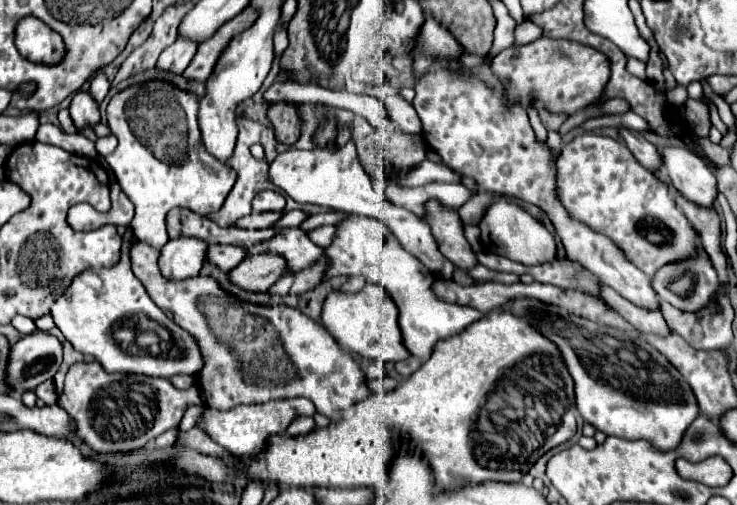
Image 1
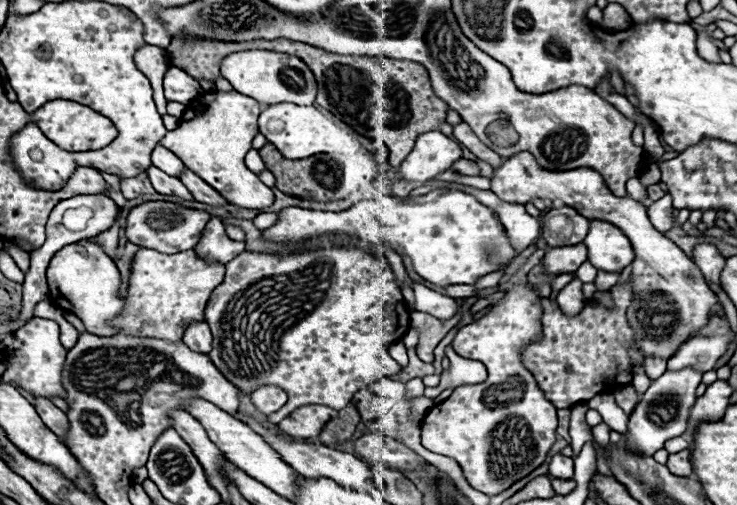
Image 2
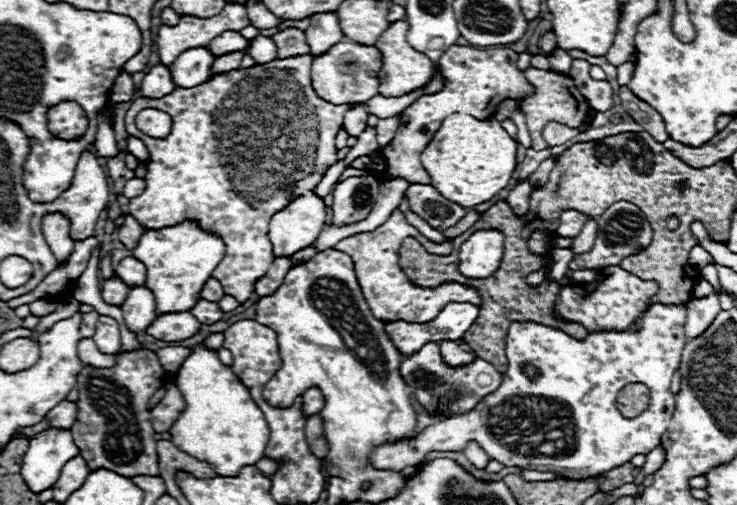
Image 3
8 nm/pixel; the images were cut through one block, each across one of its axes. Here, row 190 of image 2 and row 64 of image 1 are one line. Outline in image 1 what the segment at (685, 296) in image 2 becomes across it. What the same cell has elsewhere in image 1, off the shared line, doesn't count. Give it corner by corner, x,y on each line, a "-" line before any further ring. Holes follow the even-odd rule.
540,38
536,42
502,50
492,60
492,70
508,90
508,100
518,102
522,96
540,100
550,112
574,114
598,100
606,80
610,80
610,62
596,48
572,42

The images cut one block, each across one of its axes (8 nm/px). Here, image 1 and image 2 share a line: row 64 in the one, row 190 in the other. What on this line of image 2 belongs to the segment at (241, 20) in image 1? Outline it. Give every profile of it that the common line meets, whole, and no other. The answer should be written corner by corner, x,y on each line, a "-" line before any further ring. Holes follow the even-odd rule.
184,170
180,174
180,180
182,184
190,190
190,194
194,196
194,200
198,202
204,202
204,204
212,204
212,206
222,206
222,204
228,204
226,200
222,200
222,196
218,192
214,192
214,188
210,188
200,176
196,176
194,172
190,170

